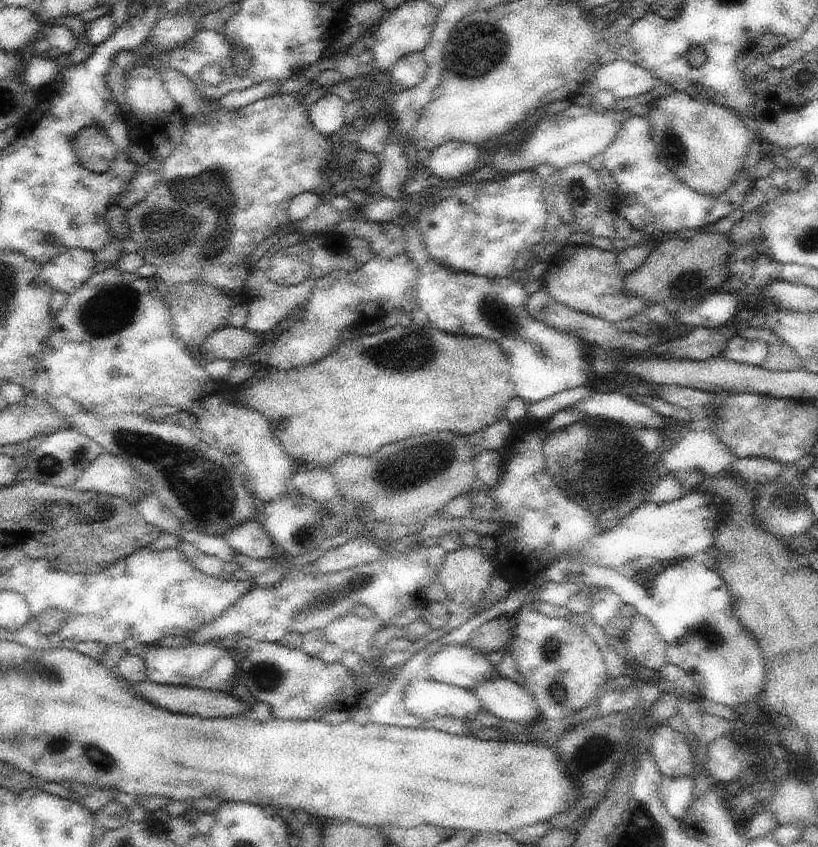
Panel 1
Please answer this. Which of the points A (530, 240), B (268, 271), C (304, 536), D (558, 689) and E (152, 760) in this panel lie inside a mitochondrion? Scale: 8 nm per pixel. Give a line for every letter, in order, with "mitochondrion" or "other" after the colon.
A: other
B: other
C: mitochondrion
D: mitochondrion
E: other

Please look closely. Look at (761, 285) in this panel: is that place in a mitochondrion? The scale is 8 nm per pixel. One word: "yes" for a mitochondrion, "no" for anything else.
no

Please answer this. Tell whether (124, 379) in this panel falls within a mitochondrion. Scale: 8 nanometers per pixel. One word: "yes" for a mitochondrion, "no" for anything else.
no

